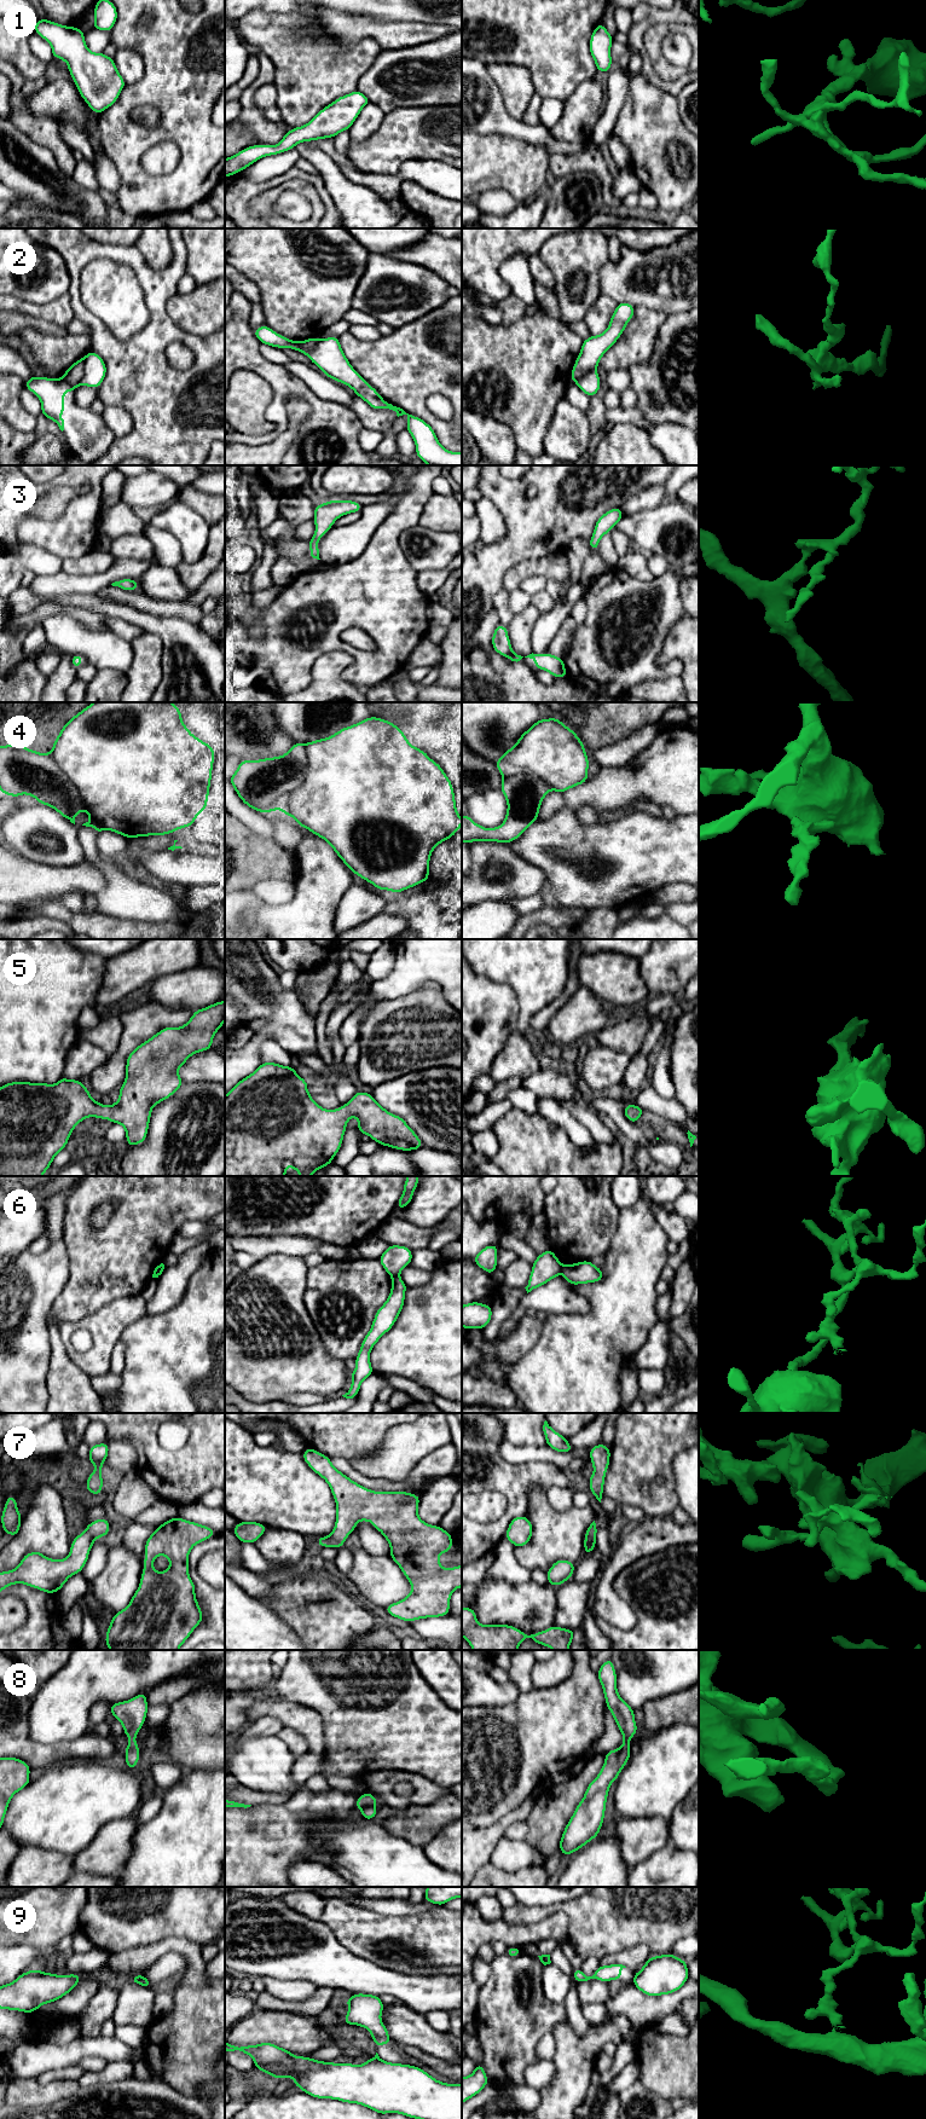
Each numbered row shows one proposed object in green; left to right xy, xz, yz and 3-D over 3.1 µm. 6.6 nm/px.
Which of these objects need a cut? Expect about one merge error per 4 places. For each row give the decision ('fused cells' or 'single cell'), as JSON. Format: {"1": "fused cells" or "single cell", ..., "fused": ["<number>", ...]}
{"1": "single cell", "2": "fused cells", "3": "single cell", "4": "fused cells", "5": "single cell", "6": "fused cells", "7": "single cell", "8": "single cell", "9": "fused cells", "fused": ["2", "4", "6", "9"]}

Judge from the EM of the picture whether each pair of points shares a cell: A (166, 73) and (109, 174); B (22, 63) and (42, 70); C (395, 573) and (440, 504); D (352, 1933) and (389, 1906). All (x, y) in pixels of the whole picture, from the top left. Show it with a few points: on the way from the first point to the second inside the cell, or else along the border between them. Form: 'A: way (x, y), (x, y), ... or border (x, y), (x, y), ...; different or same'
A: border (103, 151), (120, 178), (120, 186), (114, 194); different
B: way (27, 63), (38, 69); same
C: border (430, 497), (424, 505), (418, 524); different
D: border (352, 1905), (385, 1915), (407, 1915); different

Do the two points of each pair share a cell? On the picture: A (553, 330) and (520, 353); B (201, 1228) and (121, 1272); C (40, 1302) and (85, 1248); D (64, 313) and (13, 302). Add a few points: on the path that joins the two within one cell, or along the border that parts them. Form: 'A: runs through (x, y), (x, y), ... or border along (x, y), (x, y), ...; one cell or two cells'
A: runs through (544, 339), (528, 353); one cell
B: border along (203, 1221), (185, 1221), (179, 1227), (177, 1234); two cells
C: border along (63, 1239), (68, 1256), (68, 1281), (59, 1294); two cells
D: runs through (52, 312), (39, 312), (25, 307); one cell

